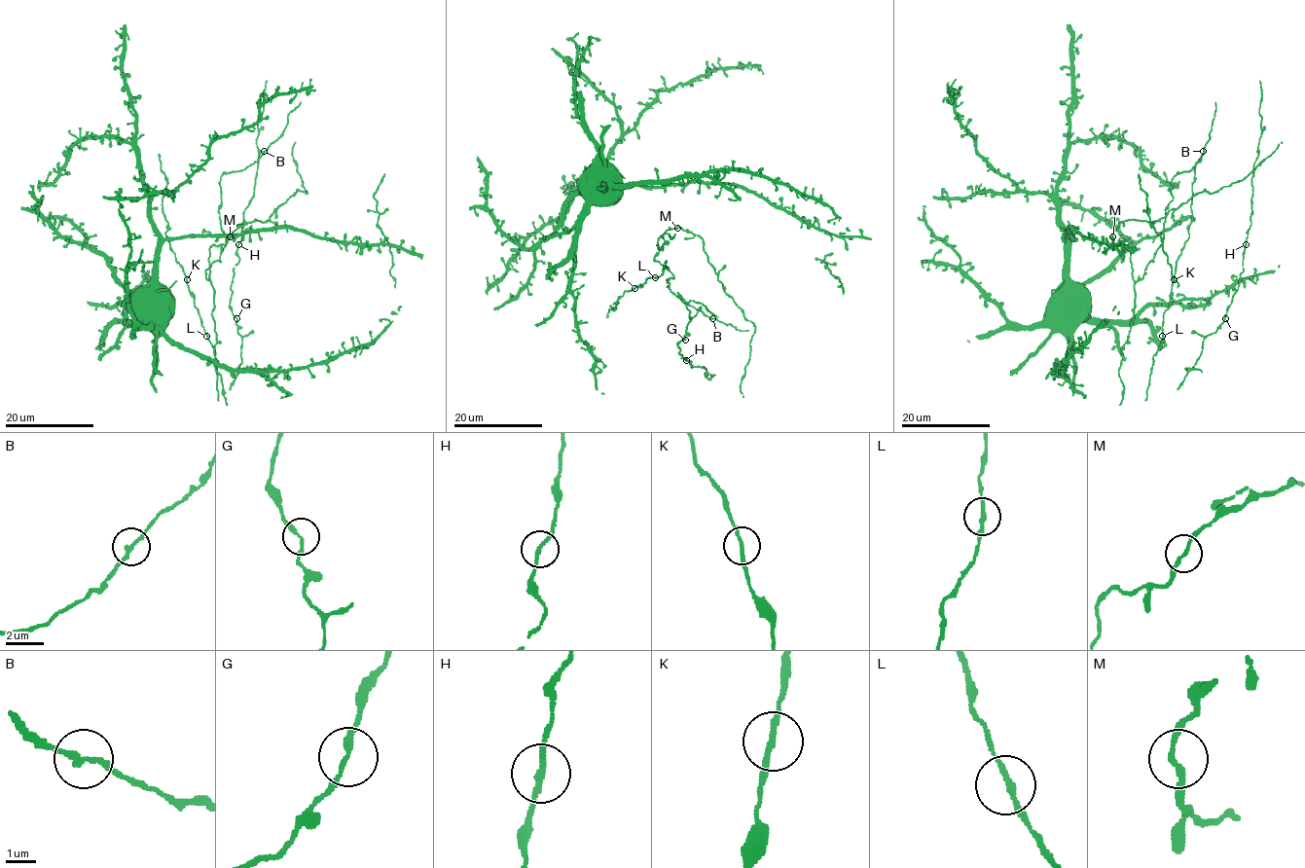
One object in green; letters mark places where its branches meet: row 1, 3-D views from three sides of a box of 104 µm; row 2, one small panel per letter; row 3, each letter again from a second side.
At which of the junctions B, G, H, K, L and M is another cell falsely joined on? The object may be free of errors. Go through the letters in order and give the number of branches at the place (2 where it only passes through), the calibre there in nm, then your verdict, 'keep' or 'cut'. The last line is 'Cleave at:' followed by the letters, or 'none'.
B: 2 branches meet; 190 nm thick; keep
G: 2 branches meet; 190 nm thick; keep
H: 2 branches meet; 180 nm thick; keep
K: 2 branches meet; 180 nm thick; keep
L: 2 branches meet; 190 nm thick; keep
M: 2 branches meet; 180 nm thick; keep
Cleave at: none

